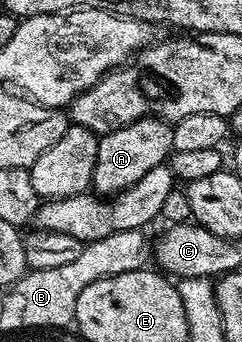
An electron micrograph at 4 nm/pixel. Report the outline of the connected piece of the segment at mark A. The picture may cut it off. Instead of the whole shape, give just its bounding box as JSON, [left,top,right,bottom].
[92,116,173,198]

